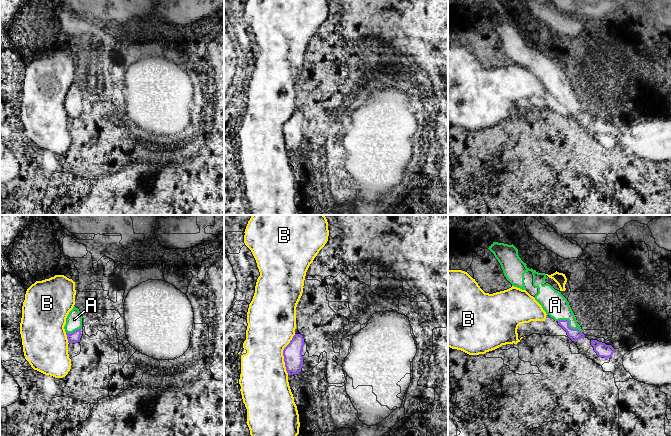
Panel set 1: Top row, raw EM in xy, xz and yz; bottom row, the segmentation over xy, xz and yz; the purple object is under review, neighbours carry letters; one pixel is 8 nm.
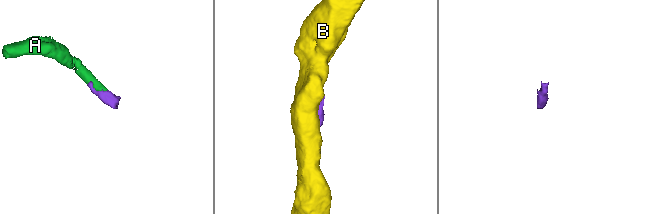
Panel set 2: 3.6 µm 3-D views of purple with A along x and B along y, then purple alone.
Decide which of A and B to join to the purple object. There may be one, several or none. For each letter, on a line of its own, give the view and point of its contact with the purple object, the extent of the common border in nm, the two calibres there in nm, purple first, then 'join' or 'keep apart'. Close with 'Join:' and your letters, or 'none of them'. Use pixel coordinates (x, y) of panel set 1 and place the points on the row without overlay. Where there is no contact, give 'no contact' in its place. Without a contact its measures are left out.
A: meets purple in yz at (568, 101); contact 220 nm long; 100 nm thick on the purple side, 200 nm on the other; join
B: meets purple in xz at (283, 130); contact 340 nm long; 150 nm thick on the purple side, 380 nm on the other; keep apart
Join: A

